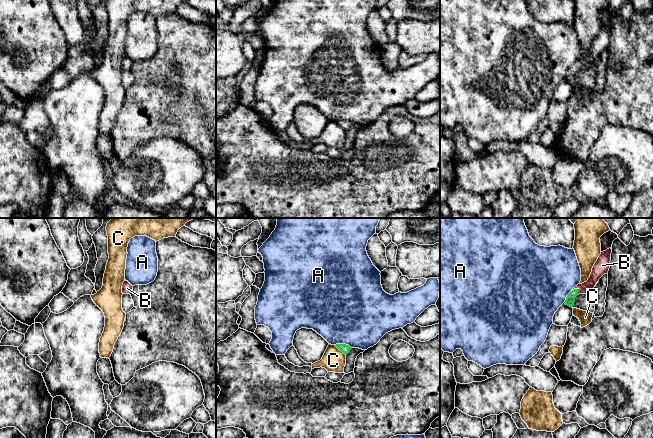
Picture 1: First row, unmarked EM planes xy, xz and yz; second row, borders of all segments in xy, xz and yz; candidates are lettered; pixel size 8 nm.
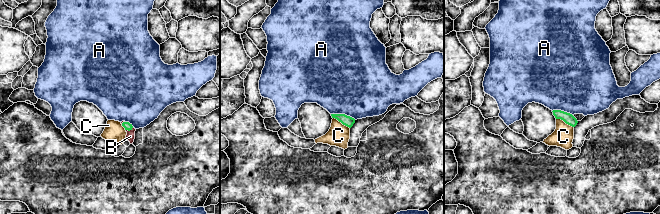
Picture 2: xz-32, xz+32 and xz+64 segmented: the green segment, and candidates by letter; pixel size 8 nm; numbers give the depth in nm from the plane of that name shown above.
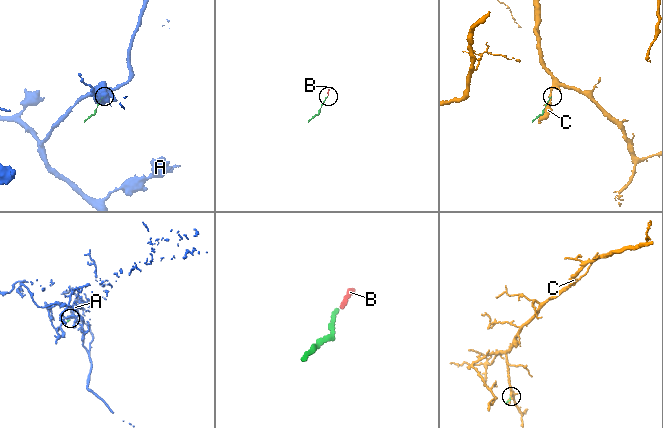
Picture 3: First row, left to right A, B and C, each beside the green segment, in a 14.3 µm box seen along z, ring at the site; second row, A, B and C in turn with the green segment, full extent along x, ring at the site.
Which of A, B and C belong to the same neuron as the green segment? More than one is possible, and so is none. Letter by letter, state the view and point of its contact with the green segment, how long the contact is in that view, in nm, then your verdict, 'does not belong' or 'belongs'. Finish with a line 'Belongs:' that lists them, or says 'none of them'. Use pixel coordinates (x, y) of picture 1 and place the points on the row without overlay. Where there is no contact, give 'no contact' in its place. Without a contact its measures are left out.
A: contact xz (343, 120); length 140 nm; does not belong
B: contact yz (577, 65); length 70 nm; belongs
C: contact xz (340, 126); length 130 nm; does not belong
Belongs: B

